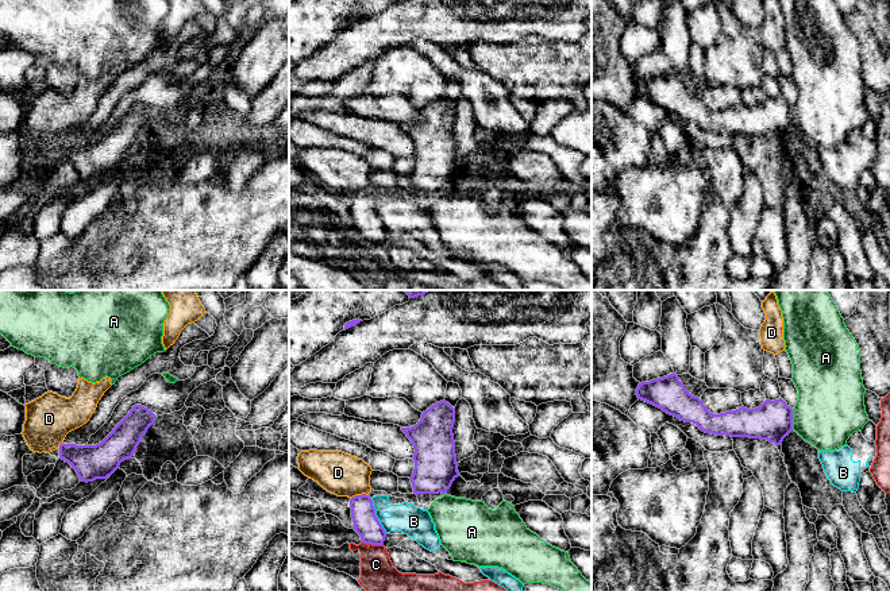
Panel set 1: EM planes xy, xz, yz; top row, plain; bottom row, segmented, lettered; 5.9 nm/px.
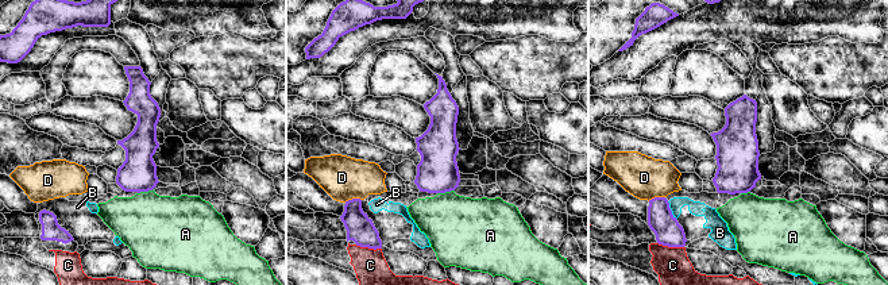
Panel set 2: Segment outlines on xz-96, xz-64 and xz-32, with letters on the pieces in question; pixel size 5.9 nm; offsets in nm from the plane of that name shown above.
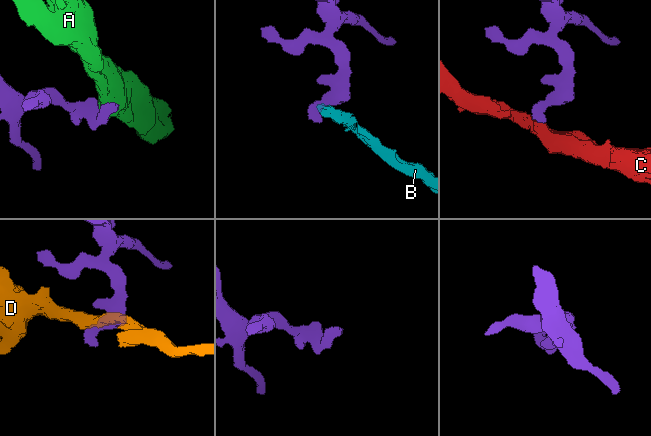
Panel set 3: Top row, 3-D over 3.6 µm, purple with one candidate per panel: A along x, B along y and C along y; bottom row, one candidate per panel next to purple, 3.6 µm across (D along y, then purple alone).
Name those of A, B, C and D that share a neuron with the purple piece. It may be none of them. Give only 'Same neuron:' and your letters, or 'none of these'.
Same neuron: none of these

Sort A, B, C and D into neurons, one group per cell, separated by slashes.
A / B / C / D

